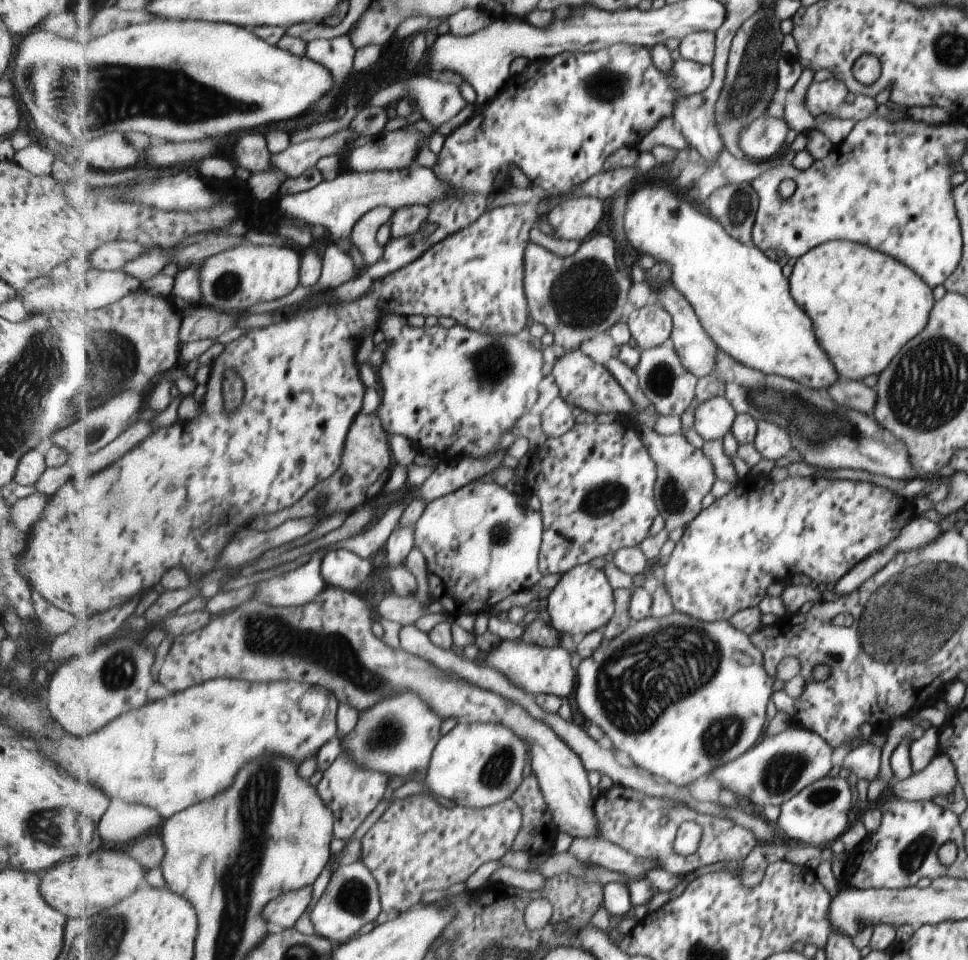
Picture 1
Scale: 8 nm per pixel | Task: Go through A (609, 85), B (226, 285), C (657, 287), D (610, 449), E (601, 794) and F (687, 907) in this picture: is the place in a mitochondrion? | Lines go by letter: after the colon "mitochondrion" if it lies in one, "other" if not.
A: mitochondrion
B: mitochondrion
C: other
D: other
E: other
F: other

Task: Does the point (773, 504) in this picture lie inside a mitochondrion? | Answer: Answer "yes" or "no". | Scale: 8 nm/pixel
no

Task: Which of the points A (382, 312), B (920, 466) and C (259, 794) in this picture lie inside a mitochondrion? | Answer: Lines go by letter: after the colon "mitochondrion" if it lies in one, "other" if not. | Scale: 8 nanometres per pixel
A: other
B: other
C: mitochondrion

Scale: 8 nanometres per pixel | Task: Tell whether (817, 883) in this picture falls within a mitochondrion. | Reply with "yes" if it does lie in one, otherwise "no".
no

